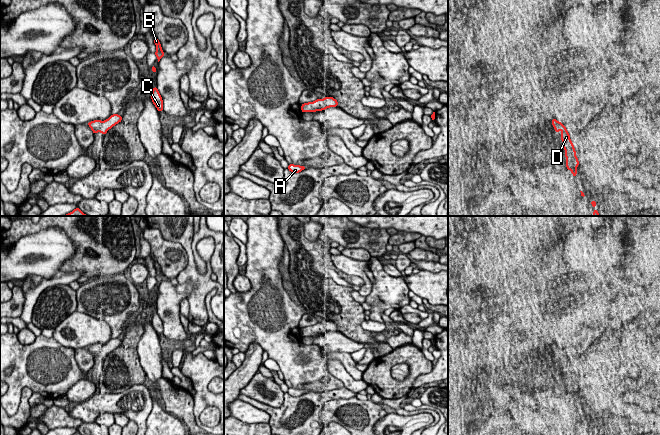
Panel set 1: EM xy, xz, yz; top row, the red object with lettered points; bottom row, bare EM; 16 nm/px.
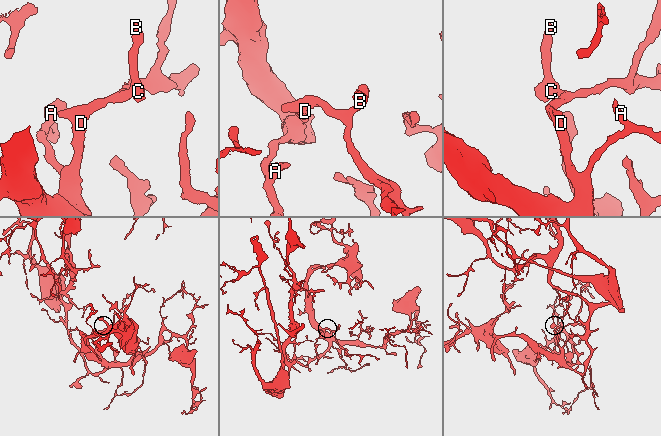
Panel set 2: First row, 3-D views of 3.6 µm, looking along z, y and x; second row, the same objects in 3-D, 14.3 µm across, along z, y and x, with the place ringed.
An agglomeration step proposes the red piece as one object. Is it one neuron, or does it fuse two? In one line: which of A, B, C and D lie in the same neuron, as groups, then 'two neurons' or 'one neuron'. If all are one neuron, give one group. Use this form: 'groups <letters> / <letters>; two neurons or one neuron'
groups A B C D; one neuron

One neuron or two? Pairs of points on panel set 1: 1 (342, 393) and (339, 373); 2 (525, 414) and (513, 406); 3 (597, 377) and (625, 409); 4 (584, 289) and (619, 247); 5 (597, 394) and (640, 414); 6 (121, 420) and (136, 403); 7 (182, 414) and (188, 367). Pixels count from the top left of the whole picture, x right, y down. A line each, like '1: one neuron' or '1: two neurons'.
1: two neurons
2: one neuron
3: two neurons
4: one neuron
5: one neuron
6: two neurons
7: two neurons

